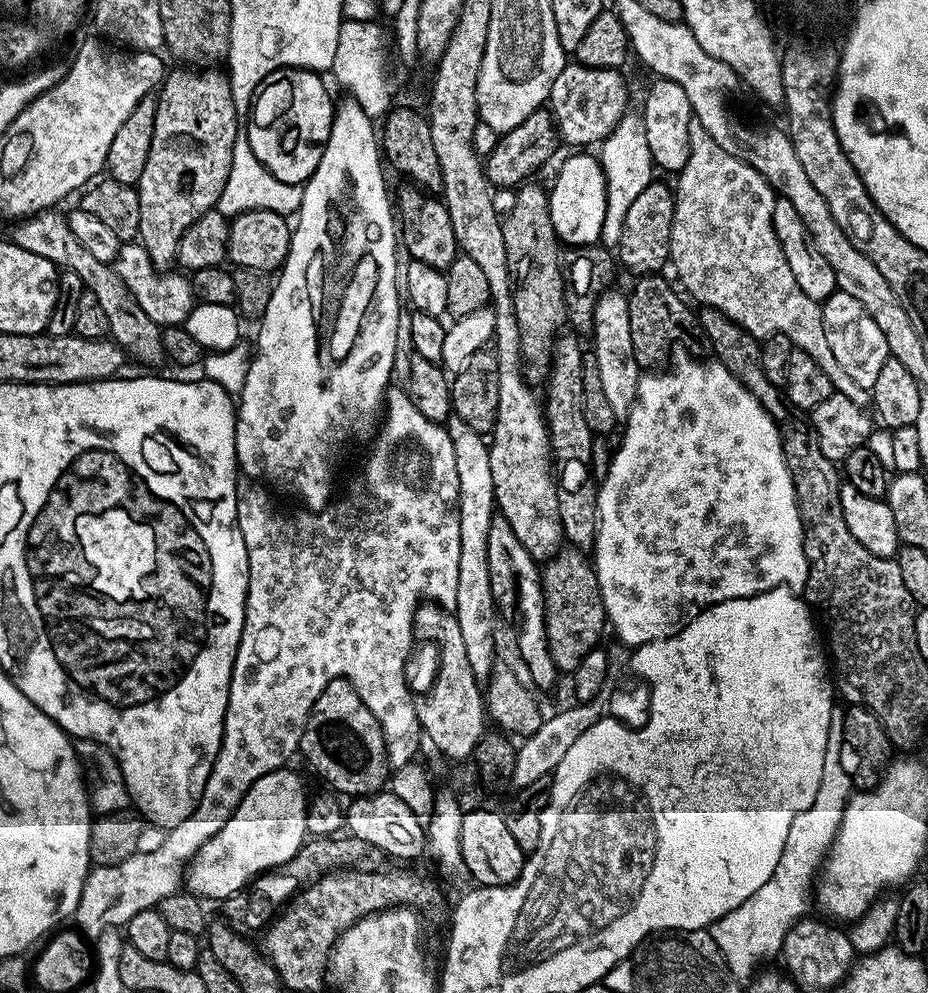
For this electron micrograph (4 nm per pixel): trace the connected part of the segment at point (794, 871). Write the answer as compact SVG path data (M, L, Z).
M833 707L830 714L830 734L826 738L826 762L822 762L822 782L818 782L818 795L814 802L790 826L790 834L786 834L786 846L782 846L782 858L778 858L778 866L774 866L774 874L770 874L759 890L742 906L730 910L722 918L718 918L711 926L714 942L720 944L724 959L728 961L733 972L743 974L751 968L759 969L763 960L771 956L779 957L784 947L784 935L792 929L794 921L800 914L810 908L810 897L814 892L814 881L822 867L822 861L832 847L836 833L840 830L842 814L853 795L852 779L842 770L842 730L844 729L845 709Z

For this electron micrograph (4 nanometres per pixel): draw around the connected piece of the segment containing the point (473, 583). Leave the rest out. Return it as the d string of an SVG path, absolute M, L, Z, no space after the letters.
M455 414L448 417L446 427L450 442L454 444L454 466L458 466L458 494L460 495L460 553L458 554L458 598L454 615L458 630L462 630L462 639L466 645L466 654L470 658L470 670L474 670L477 680L484 682L491 677L496 660L496 620L498 609L496 599L490 590L490 558L486 558L486 538L490 538L490 522L497 511L494 494L494 477L490 474L489 441L481 433L470 430L466 422Z

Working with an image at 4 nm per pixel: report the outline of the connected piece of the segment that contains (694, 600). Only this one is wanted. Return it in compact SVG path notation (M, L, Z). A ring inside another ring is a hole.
M715 358L709 360L680 360L673 366L669 372L665 370L656 370L651 374L641 375L640 385L638 386L638 394L636 401L632 404L632 408L628 411L624 428L624 437L620 440L620 449L616 448L611 453L611 462L609 464L609 473L606 474L604 480L599 481L598 491L596 494L596 542L594 545L594 567L596 577L598 578L598 586L602 594L602 602L604 603L604 615L607 623L616 631L616 636L624 644L629 644L629 649L635 650L644 644L650 642L658 642L662 638L670 638L674 634L678 634L689 622L695 618L698 613L706 611L710 606L721 604L722 602L730 602L734 598L746 598L747 596L756 596L760 592L769 592L771 588L787 586L793 590L803 589L806 578L808 577L808 559L804 553L804 527L800 521L800 511L796 505L796 491L792 485L790 478L790 470L786 466L786 458L782 450L782 438L780 437L780 426L772 421L772 415L762 407L760 400L754 398L754 394L750 394L750 390L746 386L742 386L742 382L738 382L738 378L734 378L734 374L730 374L730 370L726 370L726 366Z

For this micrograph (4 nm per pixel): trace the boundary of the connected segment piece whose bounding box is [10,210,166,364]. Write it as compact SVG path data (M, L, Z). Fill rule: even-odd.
M45 210L37 212L35 216L30 216L19 221L20 224L10 235L11 243L22 246L30 250L30 254L38 254L46 258L50 263L59 266L61 269L69 268L82 278L85 289L92 292L102 305L102 310L106 313L106 319L110 322L108 336L116 341L119 348L124 349L129 357L132 356L140 364L160 364L165 363L164 347L160 341L161 325L154 322L138 306L138 302L130 294L128 287L118 278L112 264L103 264L74 238L74 234L68 225L67 215L56 210Z

